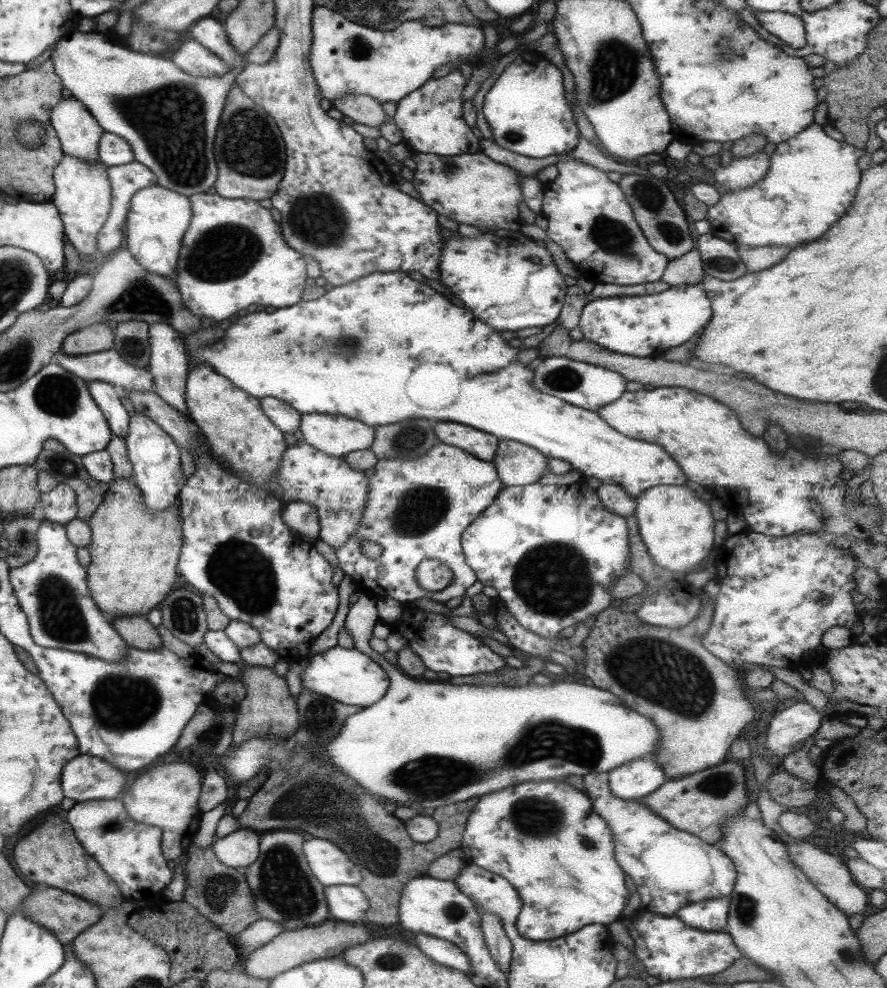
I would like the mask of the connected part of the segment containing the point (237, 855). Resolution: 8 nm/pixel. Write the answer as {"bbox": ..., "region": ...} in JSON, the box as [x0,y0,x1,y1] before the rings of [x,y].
{"bbox":[212,829,260,868],"region":[[[239,829],[224,838],[217,838],[212,848],[218,861],[225,866],[246,868],[258,859],[260,839],[258,832]]]}

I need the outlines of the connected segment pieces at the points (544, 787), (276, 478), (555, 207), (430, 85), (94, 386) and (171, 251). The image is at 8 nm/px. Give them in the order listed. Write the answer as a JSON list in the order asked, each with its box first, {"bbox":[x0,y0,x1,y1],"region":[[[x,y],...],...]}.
[{"bbox":[461,782,630,941],"region":[[[524,782],[516,788],[486,793],[478,798],[474,814],[470,814],[461,844],[468,863],[502,876],[520,895],[523,905],[517,918],[520,936],[542,941],[566,937],[588,924],[609,925],[622,918],[630,893],[624,872],[615,858],[615,840],[606,820],[584,802],[580,790],[564,782]]]},{"bbox":[268,440,369,551],"region":[[[305,440],[287,447],[273,472],[268,491],[285,504],[292,501],[311,504],[320,523],[318,539],[336,551],[358,530],[367,505],[369,478],[363,470],[351,468],[343,458],[326,456]]]},{"bbox":[540,151,670,286],"region":[[[571,151],[559,154],[559,158],[561,159],[555,162],[559,170],[558,178],[550,184],[550,188],[543,189],[544,206],[540,210],[549,222],[548,238],[565,251],[568,258],[577,265],[576,269],[583,278],[588,278],[594,283],[606,282],[632,286],[661,280],[670,260],[650,246],[640,225],[636,222],[632,207],[628,204],[620,185],[610,181],[607,172],[580,160],[574,160]]]},{"bbox":[391,69,481,157],"region":[[[456,69],[445,77],[427,80],[418,90],[410,92],[397,102],[397,112],[391,121],[400,129],[403,142],[410,149],[444,157],[481,152],[480,140],[462,118],[465,101],[462,92],[466,85],[465,75]]]},{"bbox":[87,382,129,438],"region":[[[87,382],[88,391],[102,414],[106,417],[112,434],[120,438],[127,437],[129,418],[124,404],[120,401],[118,390],[110,384],[100,382]]]},{"bbox":[126,185,193,279],"region":[[[160,185],[142,188],[130,199],[126,219],[126,246],[132,256],[152,274],[177,279],[177,258],[182,239],[193,210],[189,197],[178,194]]]}]

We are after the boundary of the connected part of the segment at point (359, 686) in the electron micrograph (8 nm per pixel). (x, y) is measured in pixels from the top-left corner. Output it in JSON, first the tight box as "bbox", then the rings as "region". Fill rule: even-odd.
{"bbox":[301,646,390,706],"region":[[[334,646],[311,657],[309,665],[301,673],[302,686],[342,704],[372,706],[388,690],[390,679],[387,672],[373,659],[358,651],[356,647]]]}

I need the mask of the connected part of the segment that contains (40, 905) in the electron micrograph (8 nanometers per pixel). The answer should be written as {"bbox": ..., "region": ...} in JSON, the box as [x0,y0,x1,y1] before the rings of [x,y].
{"bbox":[20,887,105,946],"region":[[[41,887],[21,904],[20,913],[24,913],[33,921],[42,925],[42,928],[50,930],[58,938],[58,941],[64,946],[71,946],[71,943],[89,926],[96,924],[105,911],[97,904],[84,900],[71,892],[63,891],[54,887]]]}

